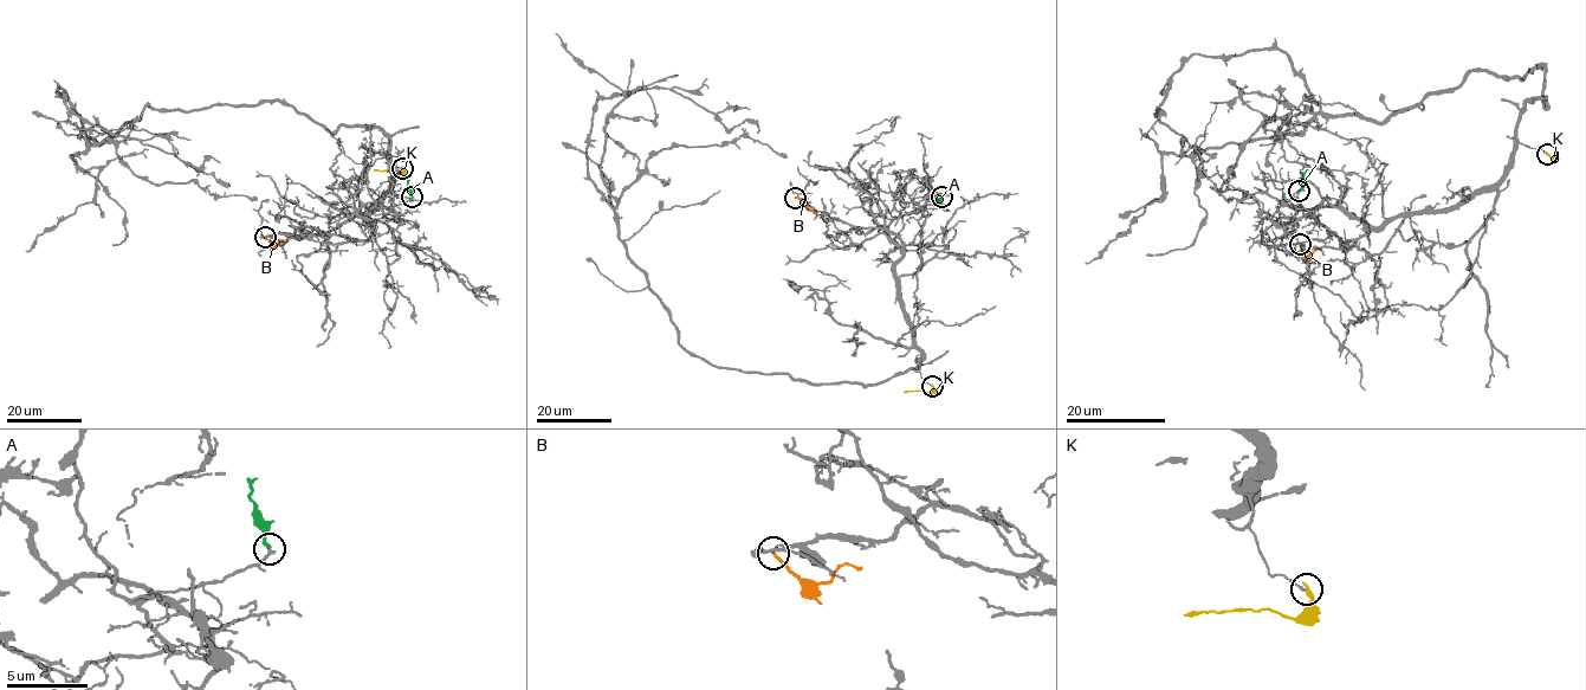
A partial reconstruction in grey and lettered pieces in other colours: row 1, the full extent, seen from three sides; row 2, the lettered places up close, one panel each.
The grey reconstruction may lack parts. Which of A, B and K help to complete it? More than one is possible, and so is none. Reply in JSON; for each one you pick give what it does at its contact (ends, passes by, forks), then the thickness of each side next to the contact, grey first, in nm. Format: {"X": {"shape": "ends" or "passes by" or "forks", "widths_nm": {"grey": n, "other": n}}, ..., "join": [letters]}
{"A": {"shape": "ends", "widths_nm": {"grey": 190, "other": 200}}, "join": ["A"]}

